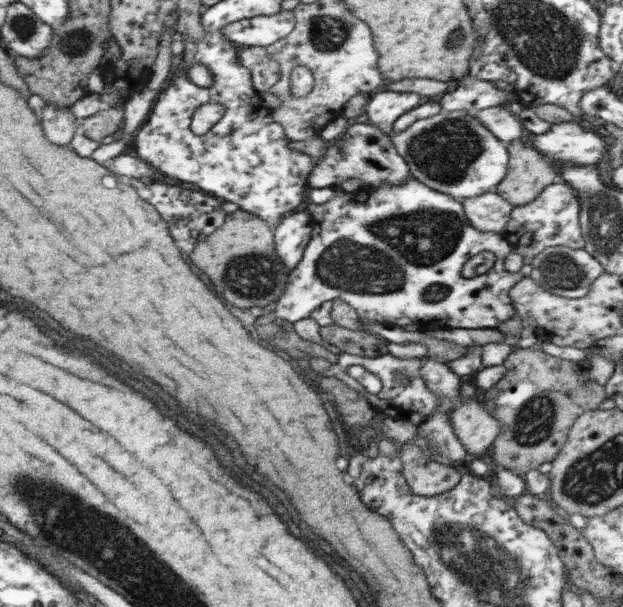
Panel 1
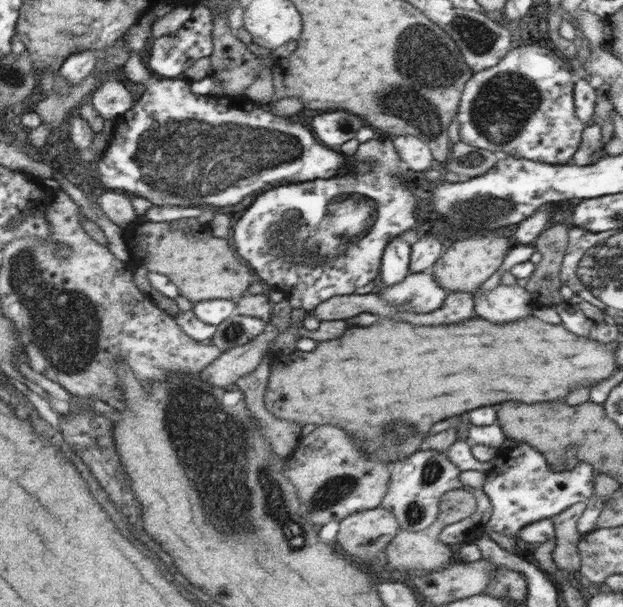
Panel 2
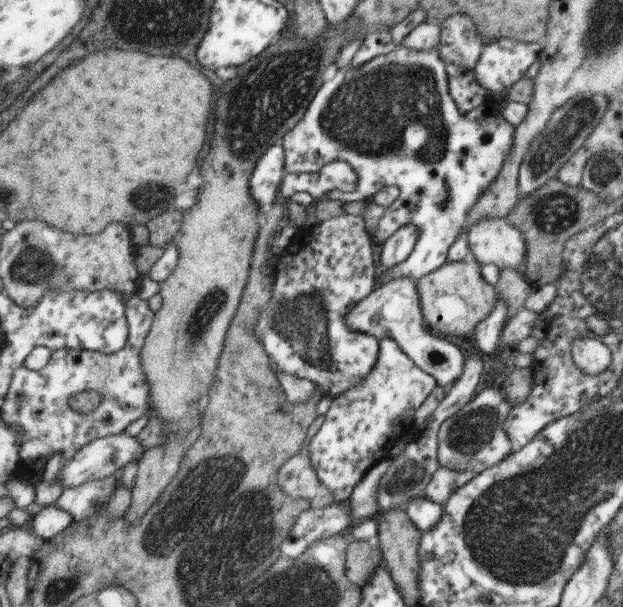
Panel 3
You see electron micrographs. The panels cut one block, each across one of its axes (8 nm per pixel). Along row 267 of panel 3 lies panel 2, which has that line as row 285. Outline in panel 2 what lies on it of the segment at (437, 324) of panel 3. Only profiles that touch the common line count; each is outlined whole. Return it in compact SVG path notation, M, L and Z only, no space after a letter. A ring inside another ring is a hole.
M485 232L483 236L470 236L453 242L429 271L436 277L440 287L446 289L446 292L474 293L483 282L486 282L500 268L504 262L504 257L512 247L506 235L500 236L494 232Z

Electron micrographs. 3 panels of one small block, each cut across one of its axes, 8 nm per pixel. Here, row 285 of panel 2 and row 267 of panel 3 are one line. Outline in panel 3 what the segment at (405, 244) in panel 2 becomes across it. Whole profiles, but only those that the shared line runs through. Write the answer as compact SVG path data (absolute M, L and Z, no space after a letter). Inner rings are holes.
M414 224L402 226L400 230L396 230L390 238L387 238L380 252L380 262L385 270L402 264L414 250L414 246L418 244L418 238L420 236Z

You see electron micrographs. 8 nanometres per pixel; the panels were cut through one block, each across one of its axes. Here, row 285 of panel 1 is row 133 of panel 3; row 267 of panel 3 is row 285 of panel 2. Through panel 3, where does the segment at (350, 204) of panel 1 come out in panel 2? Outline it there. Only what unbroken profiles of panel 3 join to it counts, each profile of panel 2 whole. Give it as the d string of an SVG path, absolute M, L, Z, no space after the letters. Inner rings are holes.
M432 272L410 273L400 284L384 289L382 294L389 302L407 305L414 313L429 313L440 307L447 297Z

